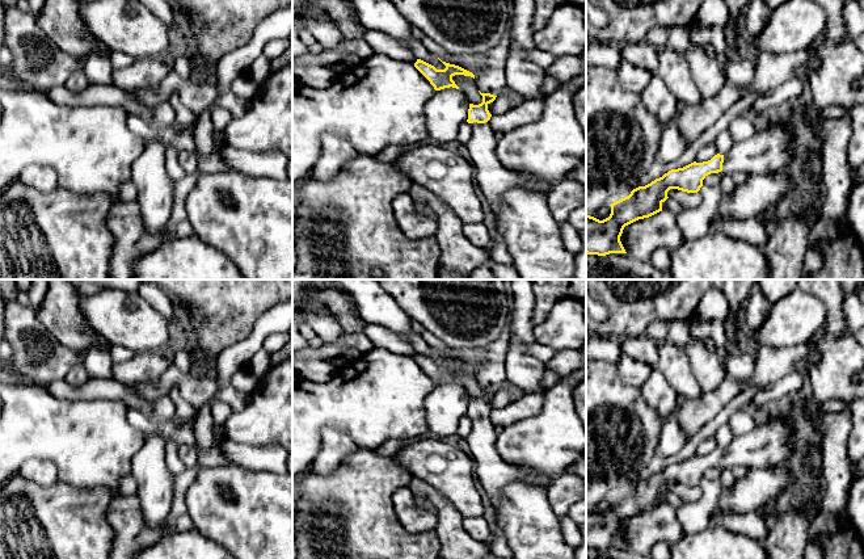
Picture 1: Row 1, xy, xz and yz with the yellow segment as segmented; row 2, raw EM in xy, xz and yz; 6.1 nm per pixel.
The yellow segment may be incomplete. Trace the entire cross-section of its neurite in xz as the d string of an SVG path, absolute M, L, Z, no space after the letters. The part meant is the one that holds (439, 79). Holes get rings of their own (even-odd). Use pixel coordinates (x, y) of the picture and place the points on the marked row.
M417 59L414 67L430 81L430 84L434 87L435 91L441 91L450 87L459 89L459 87L452 80L455 75L471 76L475 79L475 75L472 72L459 66L450 64L446 62L442 63L446 66L446 68L437 70L434 66L421 59Z

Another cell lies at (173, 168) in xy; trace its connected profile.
M167 146L165 163L167 172L174 182L182 180L186 176L186 172L178 163L178 151L174 147Z

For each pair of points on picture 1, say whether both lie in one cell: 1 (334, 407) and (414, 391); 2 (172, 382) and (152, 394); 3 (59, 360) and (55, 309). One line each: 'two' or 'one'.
1: one
2: one
3: two

